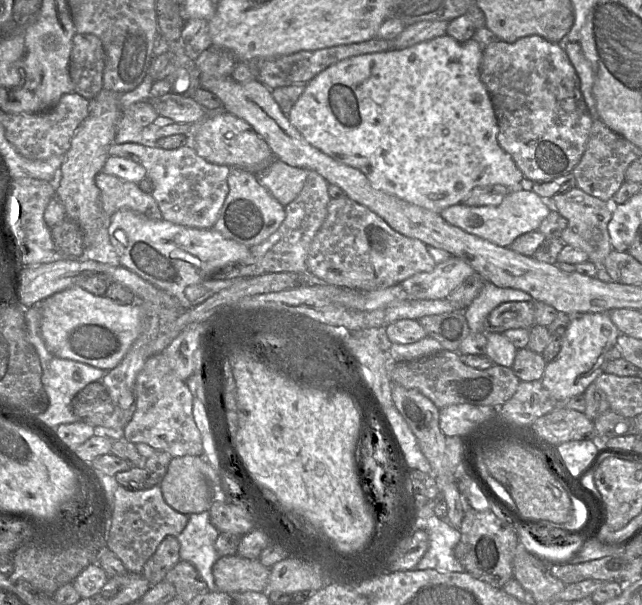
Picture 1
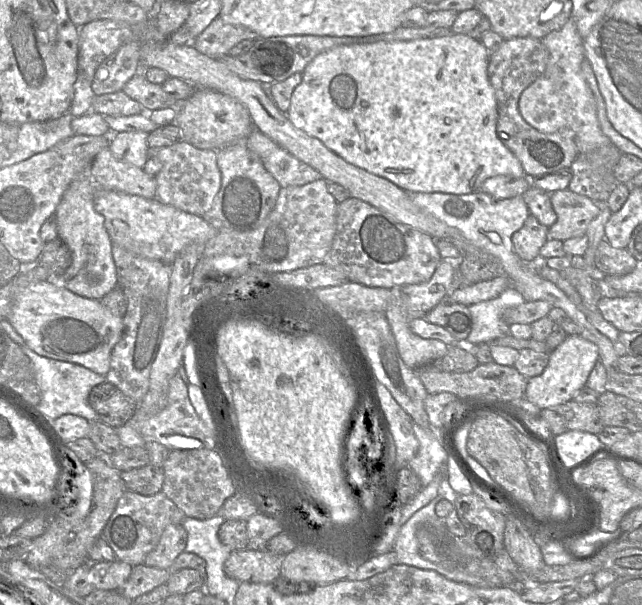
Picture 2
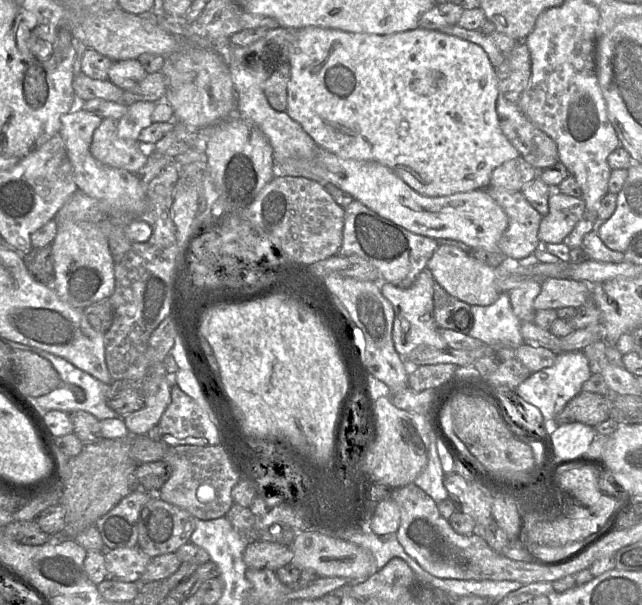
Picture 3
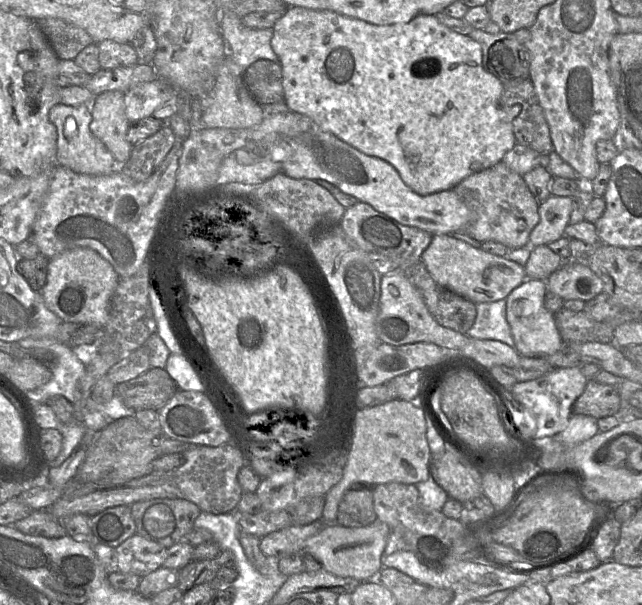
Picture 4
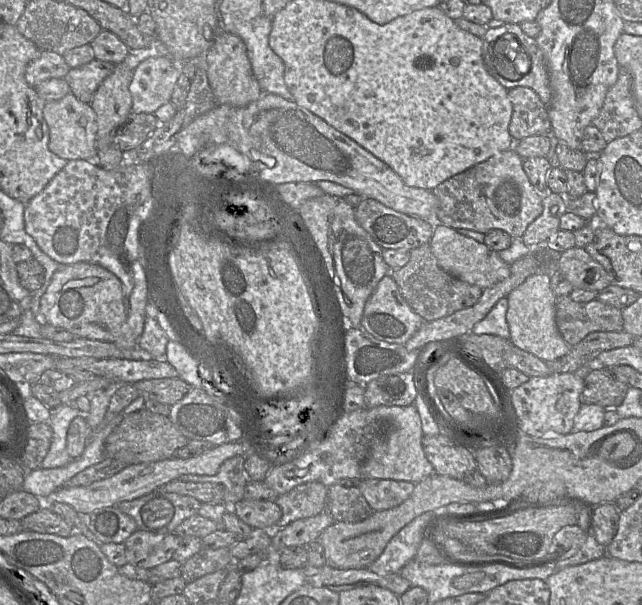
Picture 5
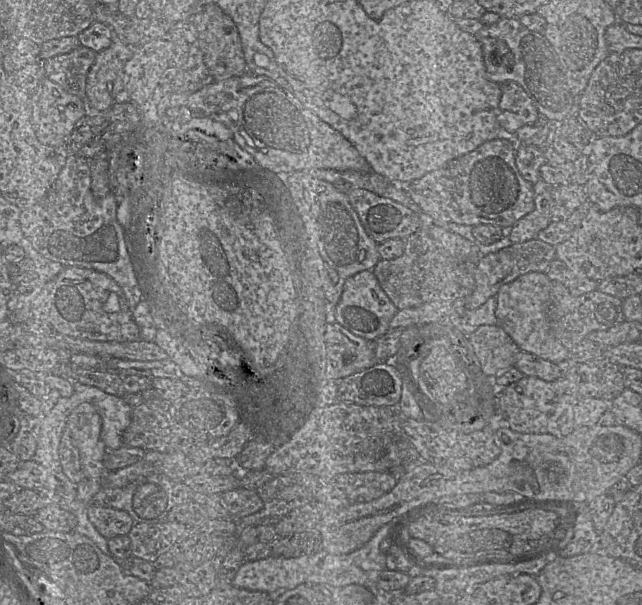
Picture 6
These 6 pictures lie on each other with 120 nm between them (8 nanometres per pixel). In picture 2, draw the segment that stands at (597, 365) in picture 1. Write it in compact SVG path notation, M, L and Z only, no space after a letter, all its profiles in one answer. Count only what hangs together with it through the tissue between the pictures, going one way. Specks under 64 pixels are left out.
M569 335L556 349L549 353L549 362L544 371L527 380L524 397L543 410L564 404L586 385L586 381L599 360L598 347L581 335Z

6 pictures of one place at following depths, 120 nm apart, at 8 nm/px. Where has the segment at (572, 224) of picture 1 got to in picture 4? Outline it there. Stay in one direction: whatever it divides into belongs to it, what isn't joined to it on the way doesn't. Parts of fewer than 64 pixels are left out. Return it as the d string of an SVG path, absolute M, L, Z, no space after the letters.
M550 195L539 204L539 222L531 231L531 246L547 245L564 236L573 209L573 199Z

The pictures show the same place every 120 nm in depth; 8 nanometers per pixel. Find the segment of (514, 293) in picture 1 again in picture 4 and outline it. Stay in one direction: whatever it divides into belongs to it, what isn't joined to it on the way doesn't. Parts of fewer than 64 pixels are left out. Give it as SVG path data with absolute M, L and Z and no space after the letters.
M506 300L477 303L476 319L467 336L482 340L497 340L514 347L511 329L506 320Z

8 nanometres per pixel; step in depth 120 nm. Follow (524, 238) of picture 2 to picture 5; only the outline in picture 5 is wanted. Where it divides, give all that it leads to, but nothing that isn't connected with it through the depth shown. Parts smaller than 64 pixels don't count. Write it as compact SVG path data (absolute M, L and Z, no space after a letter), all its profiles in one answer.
M513 149L493 155L440 183L431 191L438 200L438 220L454 229L468 229L483 234L500 229L513 238L522 238L528 225L543 211L543 193L531 184L523 169L523 159Z

